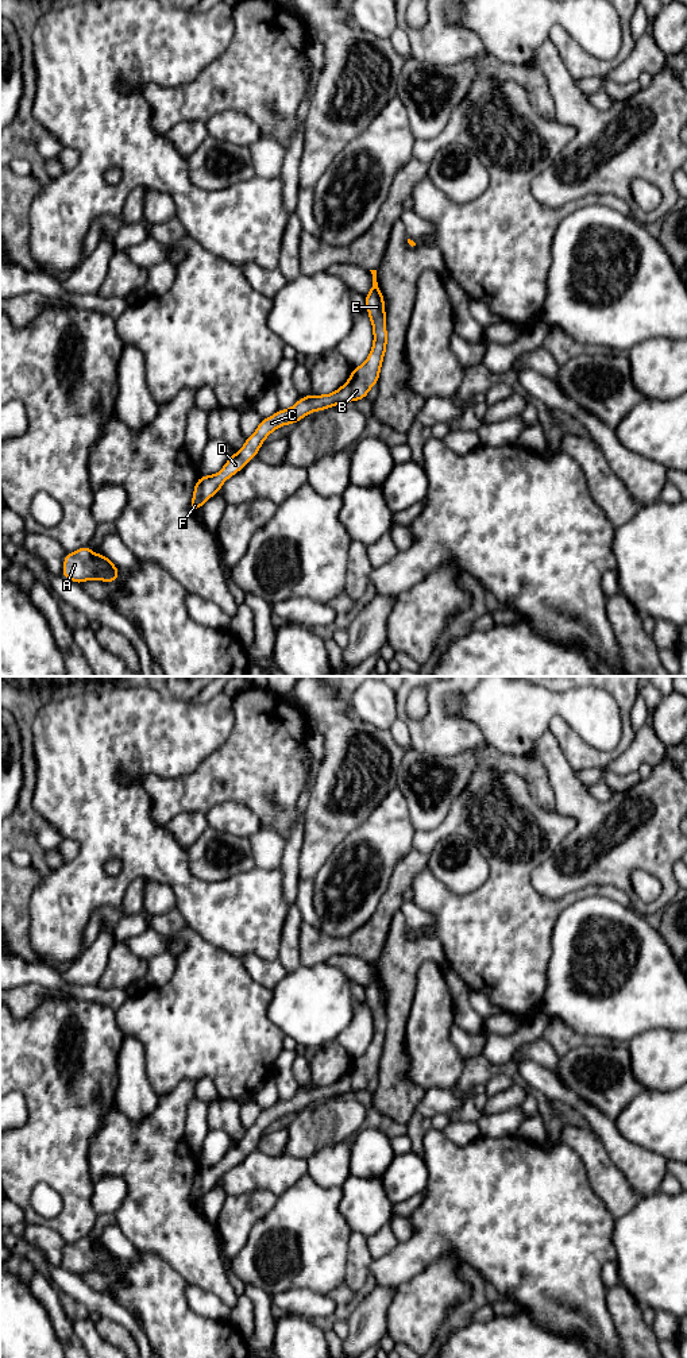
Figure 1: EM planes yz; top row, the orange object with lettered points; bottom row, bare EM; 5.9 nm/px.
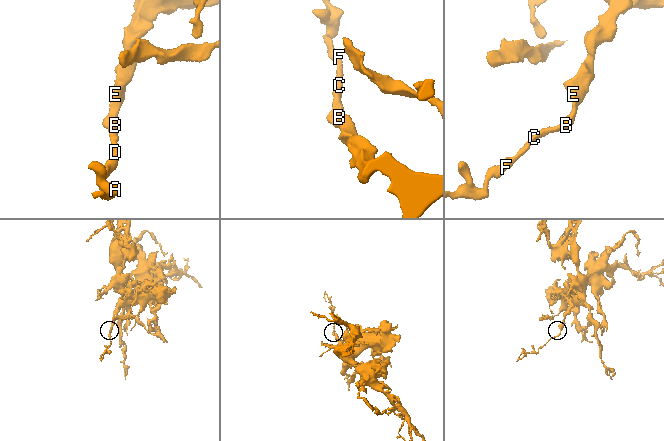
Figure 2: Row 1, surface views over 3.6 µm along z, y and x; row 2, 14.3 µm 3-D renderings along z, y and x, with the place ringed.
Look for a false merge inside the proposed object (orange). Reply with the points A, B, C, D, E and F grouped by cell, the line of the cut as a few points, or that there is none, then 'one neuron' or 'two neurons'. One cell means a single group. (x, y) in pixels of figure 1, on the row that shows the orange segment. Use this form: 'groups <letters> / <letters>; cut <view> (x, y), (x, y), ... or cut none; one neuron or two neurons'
groups A B C D E F; cut none; one neuron

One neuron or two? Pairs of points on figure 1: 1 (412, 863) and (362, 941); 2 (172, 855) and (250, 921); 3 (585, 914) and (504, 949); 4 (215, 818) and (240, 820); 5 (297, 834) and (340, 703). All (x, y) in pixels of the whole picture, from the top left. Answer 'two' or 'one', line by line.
1: one
2: one
3: two
4: one
5: two

